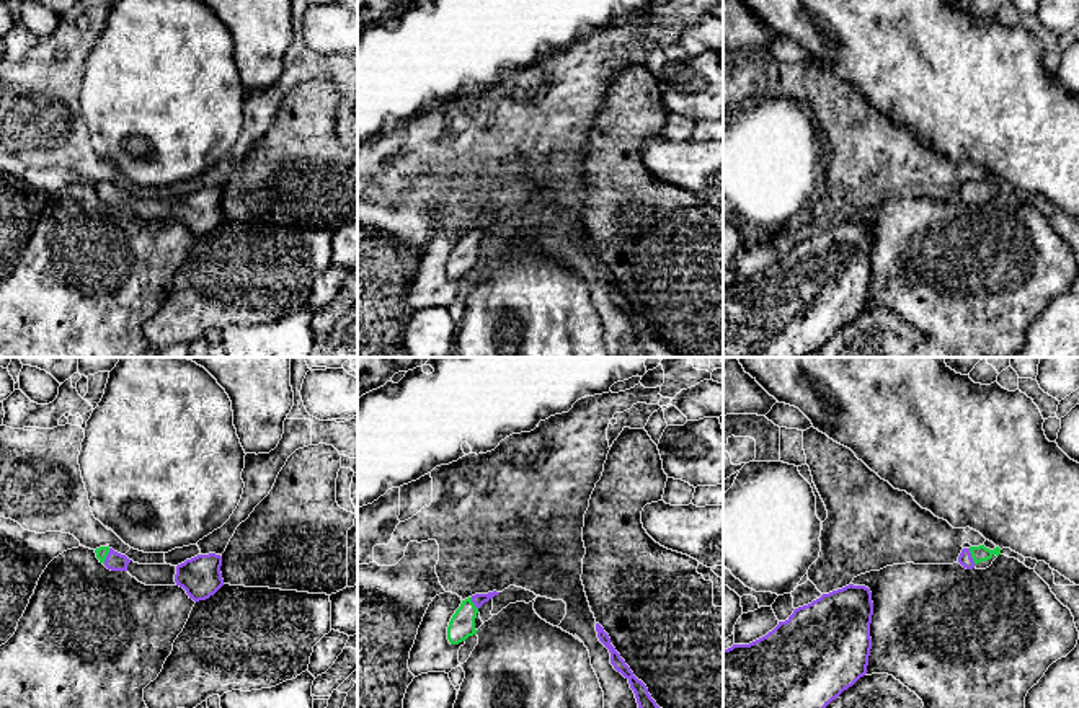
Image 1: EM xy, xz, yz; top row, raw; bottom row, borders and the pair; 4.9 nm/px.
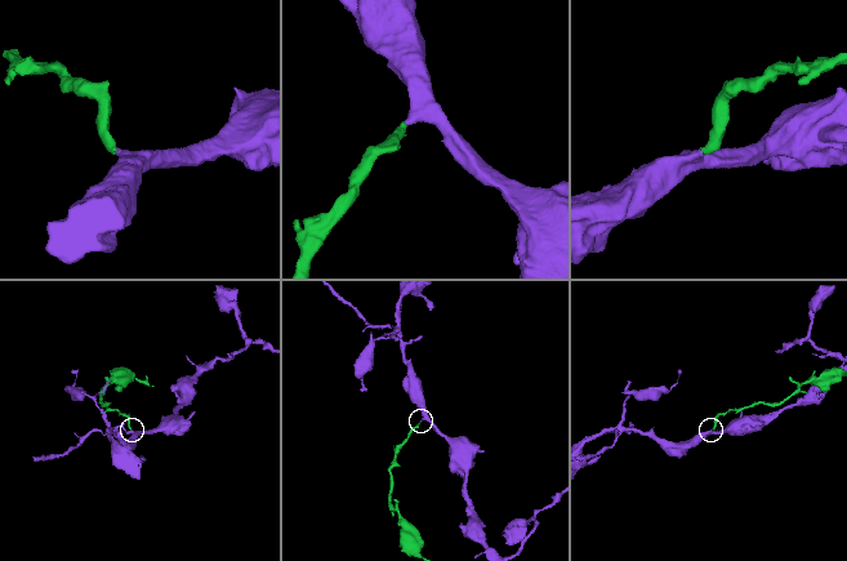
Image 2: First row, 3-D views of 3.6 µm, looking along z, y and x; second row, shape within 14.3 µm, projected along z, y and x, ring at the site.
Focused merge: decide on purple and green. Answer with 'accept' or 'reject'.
accept

